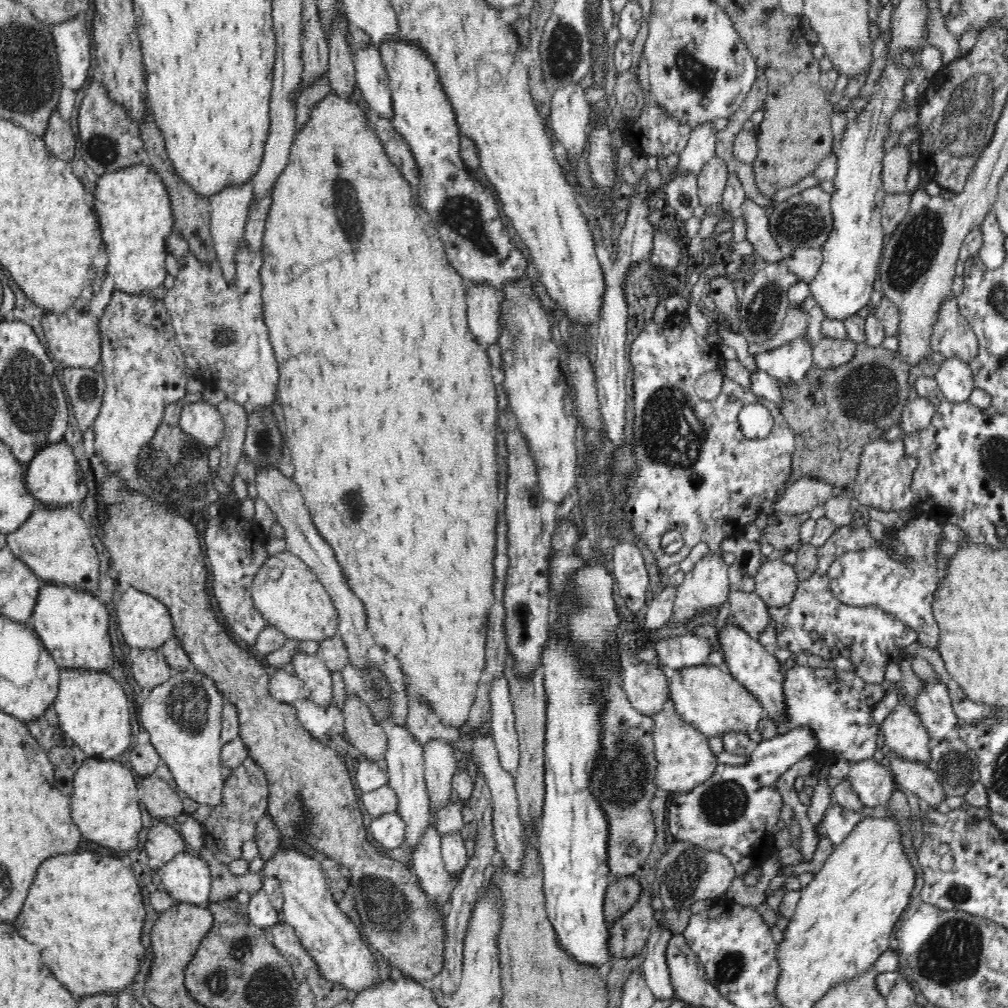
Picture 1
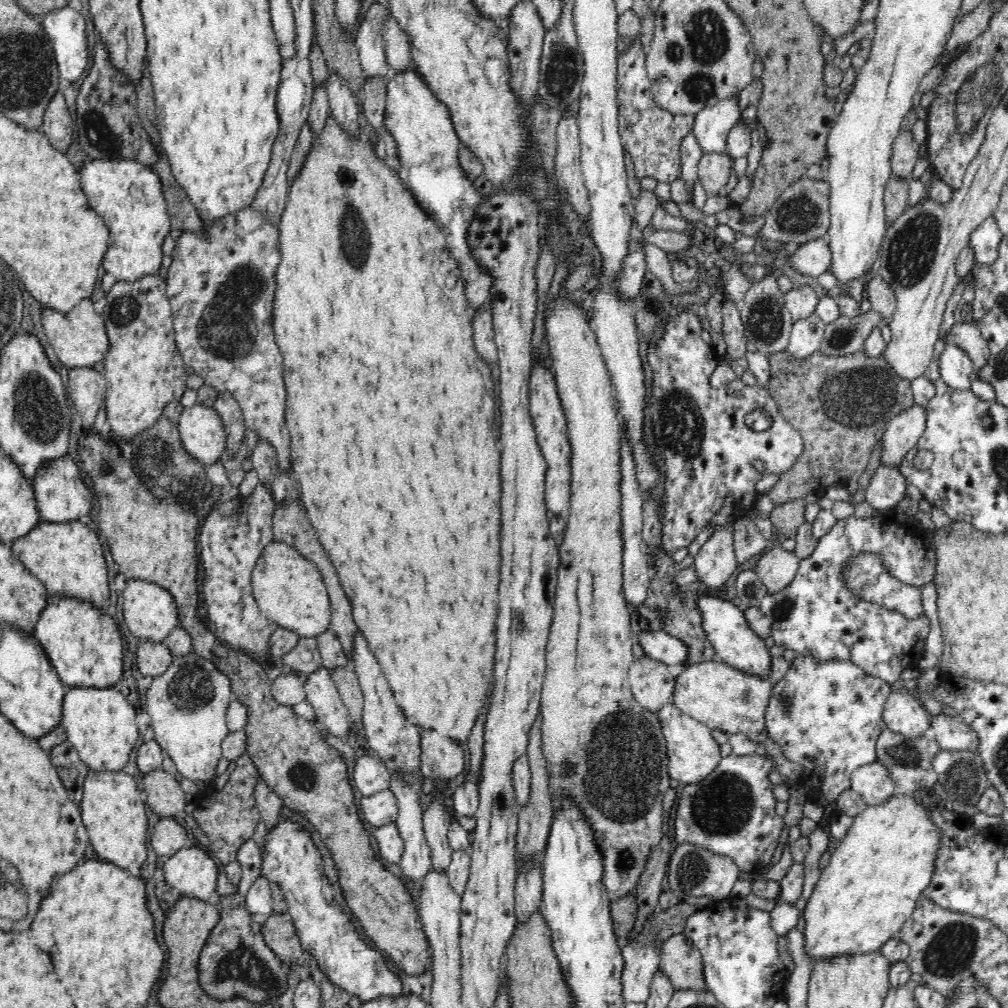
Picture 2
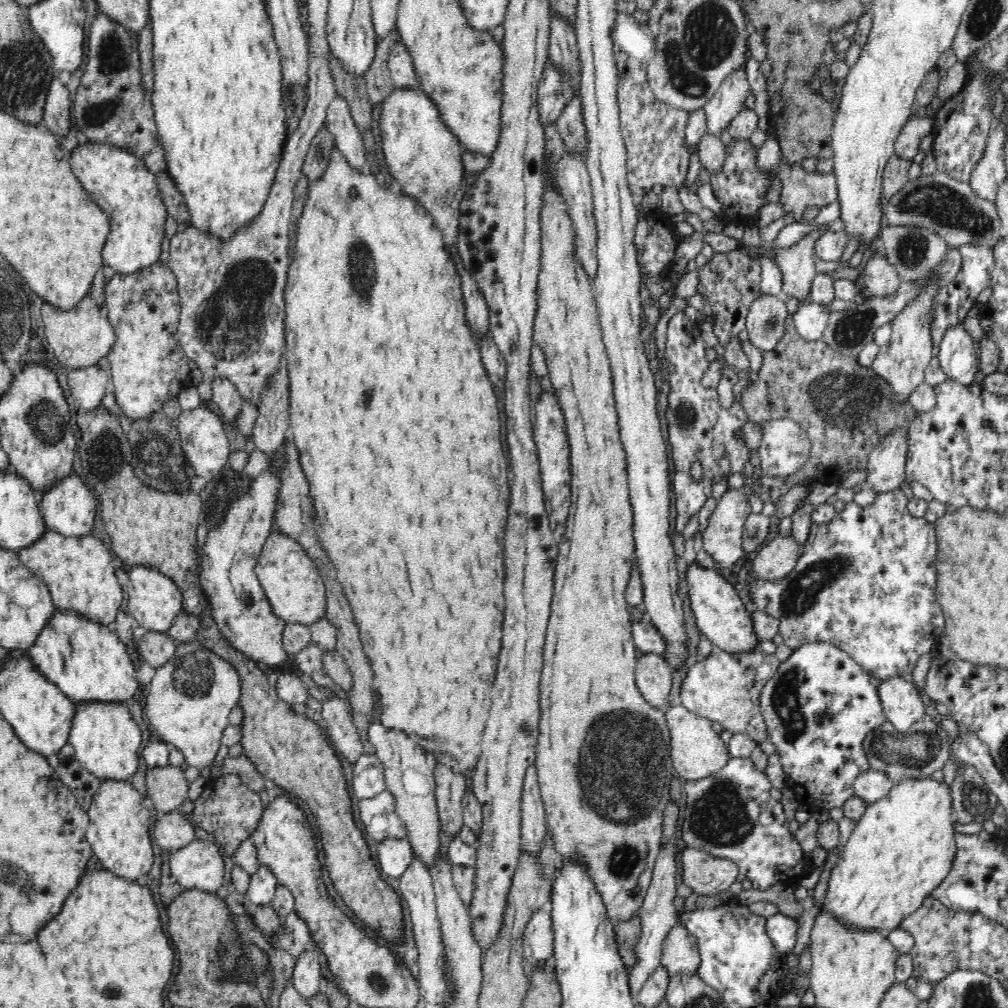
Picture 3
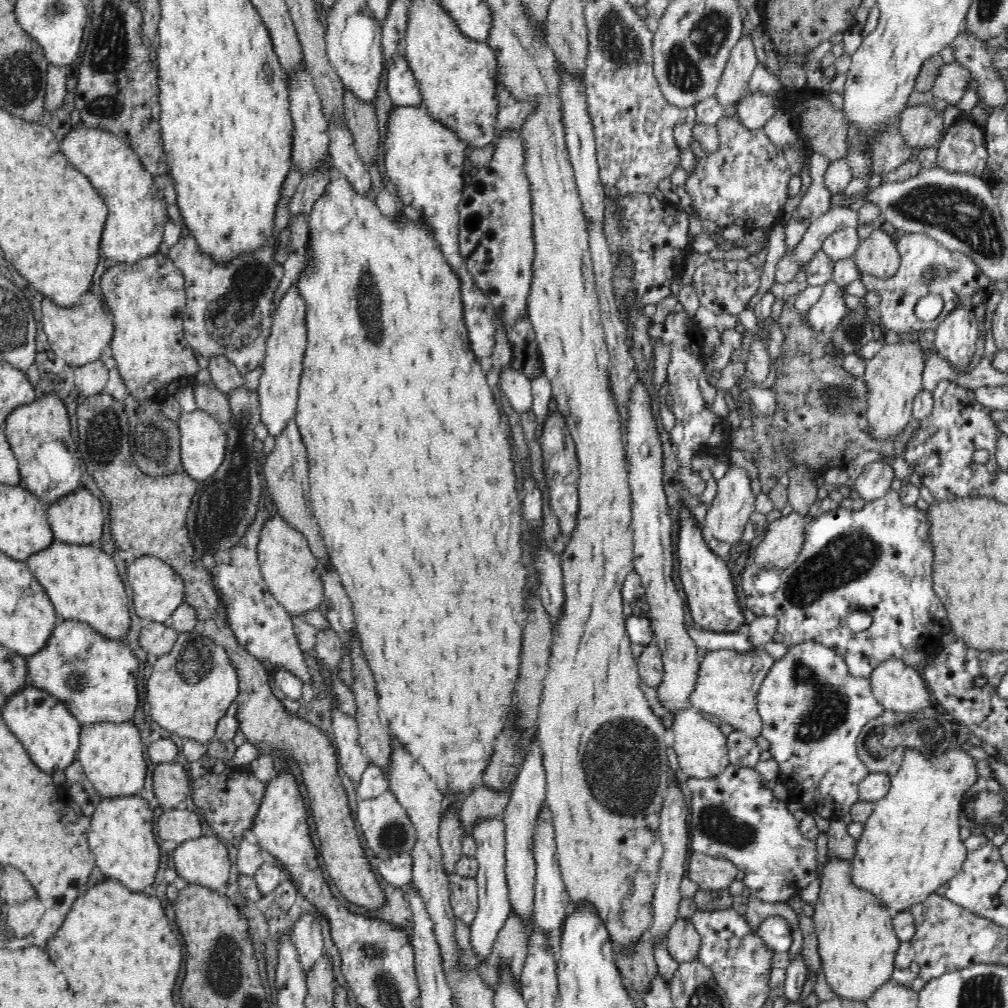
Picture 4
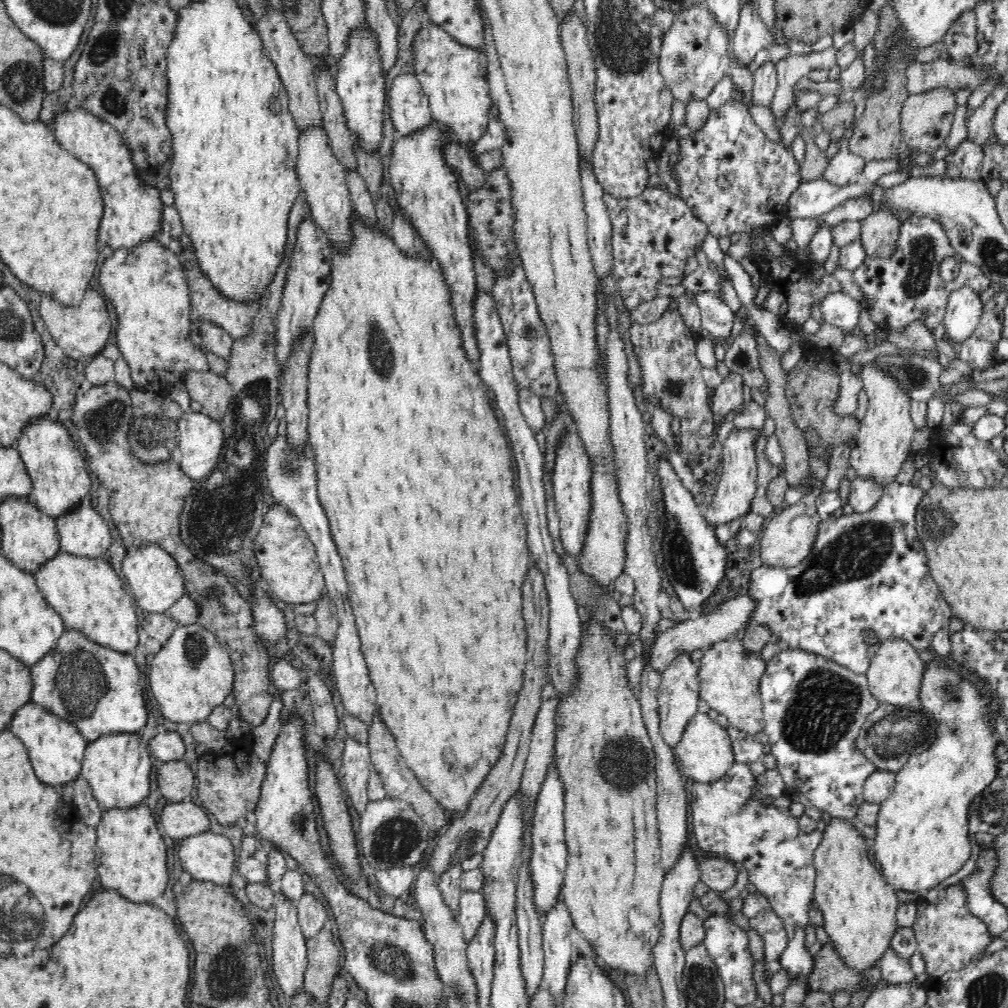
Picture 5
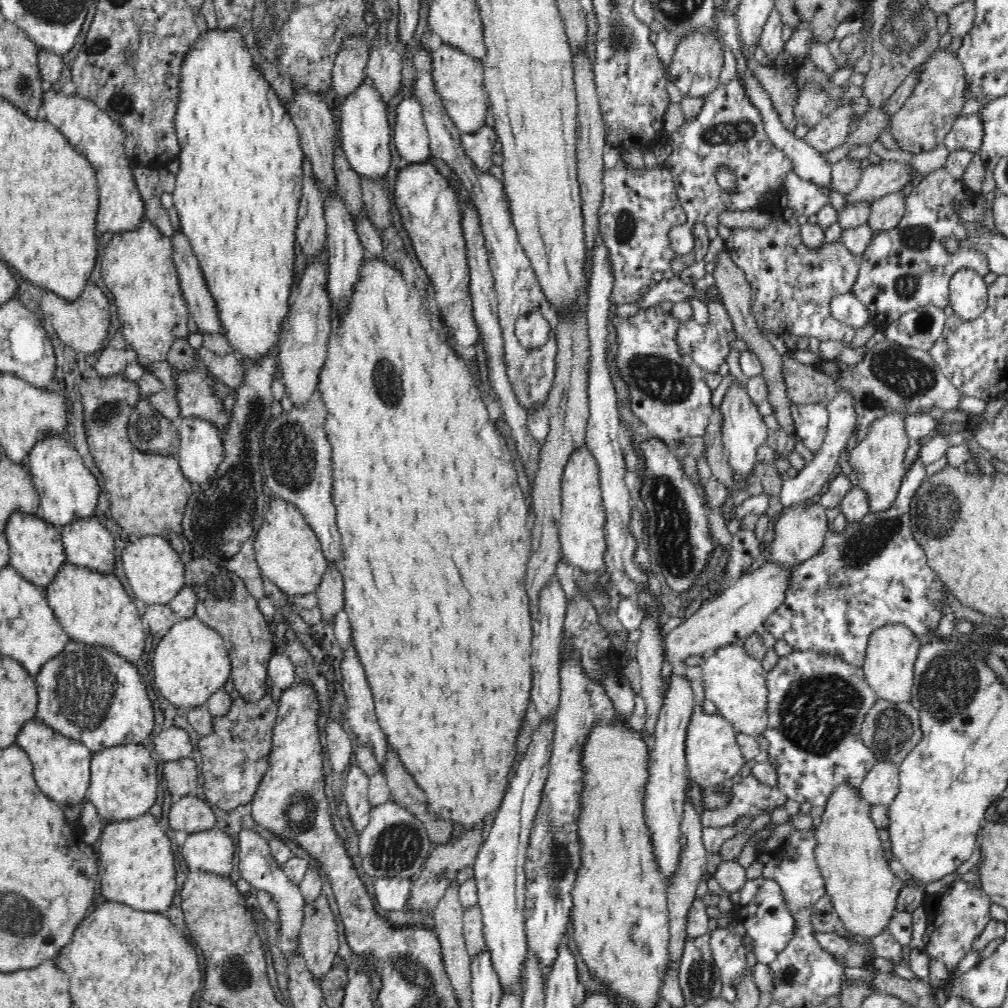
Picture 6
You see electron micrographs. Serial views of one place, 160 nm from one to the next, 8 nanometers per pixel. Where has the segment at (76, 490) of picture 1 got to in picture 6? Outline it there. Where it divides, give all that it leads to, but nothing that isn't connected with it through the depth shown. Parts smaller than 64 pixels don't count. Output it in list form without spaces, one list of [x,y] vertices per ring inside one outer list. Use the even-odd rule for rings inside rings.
[[[96,516],[62,526],[60,534],[67,562],[101,574],[113,574],[115,540]]]

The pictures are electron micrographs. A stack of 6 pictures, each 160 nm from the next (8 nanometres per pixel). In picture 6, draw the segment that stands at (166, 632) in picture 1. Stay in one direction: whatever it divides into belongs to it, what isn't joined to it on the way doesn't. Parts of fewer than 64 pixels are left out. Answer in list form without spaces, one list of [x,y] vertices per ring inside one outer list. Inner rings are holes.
[[[158,534],[140,537],[121,552],[124,572],[140,606],[168,605],[185,584],[185,564],[169,541]]]

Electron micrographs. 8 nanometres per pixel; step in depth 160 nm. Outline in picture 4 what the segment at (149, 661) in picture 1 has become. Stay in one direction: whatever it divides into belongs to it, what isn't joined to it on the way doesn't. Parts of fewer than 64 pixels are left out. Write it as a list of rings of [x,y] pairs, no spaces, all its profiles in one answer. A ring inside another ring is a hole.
[[[147,622],[141,627],[138,636],[139,652],[142,655],[155,655],[156,658],[166,656],[176,642],[178,632],[165,623]]]

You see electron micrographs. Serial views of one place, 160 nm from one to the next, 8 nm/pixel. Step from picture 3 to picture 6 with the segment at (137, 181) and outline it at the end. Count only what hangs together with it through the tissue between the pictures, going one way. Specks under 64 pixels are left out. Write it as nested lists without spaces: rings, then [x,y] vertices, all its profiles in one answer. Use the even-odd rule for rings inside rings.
[[[45,87],[42,105],[47,114],[46,120],[66,137],[76,152],[90,161],[95,170],[100,200],[98,236],[101,237],[104,232],[114,235],[136,228],[144,219],[145,204],[129,166],[130,158],[125,153],[126,135],[123,128],[92,101],[77,94],[70,97],[62,91]]]

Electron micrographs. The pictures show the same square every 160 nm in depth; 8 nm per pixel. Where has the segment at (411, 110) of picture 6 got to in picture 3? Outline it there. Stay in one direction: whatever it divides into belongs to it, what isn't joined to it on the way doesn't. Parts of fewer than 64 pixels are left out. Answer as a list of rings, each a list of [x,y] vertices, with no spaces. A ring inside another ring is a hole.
[[[400,41],[388,48],[388,68],[395,87],[418,88],[411,54]]]

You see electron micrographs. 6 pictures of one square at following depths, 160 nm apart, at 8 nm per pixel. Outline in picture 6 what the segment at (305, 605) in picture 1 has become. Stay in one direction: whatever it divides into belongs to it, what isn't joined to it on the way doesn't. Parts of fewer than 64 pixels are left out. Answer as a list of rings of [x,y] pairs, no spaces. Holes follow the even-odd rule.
[[[272,497],[265,510],[264,521],[251,544],[262,576],[270,579],[285,596],[314,593],[328,566],[318,536],[299,509],[288,501]]]

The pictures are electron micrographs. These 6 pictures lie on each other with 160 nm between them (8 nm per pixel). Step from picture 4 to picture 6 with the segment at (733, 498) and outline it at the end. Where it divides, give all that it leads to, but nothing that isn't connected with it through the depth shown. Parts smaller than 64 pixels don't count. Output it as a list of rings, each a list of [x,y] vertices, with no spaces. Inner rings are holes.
[[[733,384],[726,392],[721,404],[723,448],[728,458],[730,469],[732,469],[732,481],[734,481],[728,491],[730,491],[730,498],[733,498],[739,491],[741,492],[741,486],[753,478],[753,472],[757,464],[757,451],[766,445],[769,430],[764,424],[764,420],[762,420],[763,416],[758,412],[757,404],[750,399],[747,390],[744,390],[744,388]]]

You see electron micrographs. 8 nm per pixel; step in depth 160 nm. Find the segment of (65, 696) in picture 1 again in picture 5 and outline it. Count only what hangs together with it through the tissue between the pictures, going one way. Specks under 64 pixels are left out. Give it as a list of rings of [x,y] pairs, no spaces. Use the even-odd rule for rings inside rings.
[[[110,732],[88,743],[80,775],[91,786],[101,810],[131,808],[144,804],[150,792],[150,772],[152,772],[152,760],[148,753],[149,745],[140,739],[138,732]]]

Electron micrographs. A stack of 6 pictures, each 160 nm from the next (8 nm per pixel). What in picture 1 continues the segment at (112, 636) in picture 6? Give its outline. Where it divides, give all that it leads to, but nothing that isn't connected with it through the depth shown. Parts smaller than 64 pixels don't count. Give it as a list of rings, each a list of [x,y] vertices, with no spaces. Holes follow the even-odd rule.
[[[37,501],[33,514],[26,518],[14,532],[6,534],[7,545],[23,563],[45,582],[77,586],[82,590],[96,592],[98,588],[98,552],[92,529],[81,518],[72,504],[51,506]]]

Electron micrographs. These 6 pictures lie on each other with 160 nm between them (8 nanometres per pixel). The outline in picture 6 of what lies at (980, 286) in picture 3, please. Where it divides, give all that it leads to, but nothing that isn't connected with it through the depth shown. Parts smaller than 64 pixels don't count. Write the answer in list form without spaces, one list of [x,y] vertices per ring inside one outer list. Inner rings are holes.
[[[946,169],[933,170],[923,176],[918,187],[905,199],[905,213],[899,223],[893,229],[872,237],[864,254],[858,258],[858,276],[851,289],[868,309],[871,322],[890,324],[906,312],[926,305],[944,310],[949,304],[949,282],[953,274],[962,269],[974,269],[984,278],[989,273],[986,257],[968,247],[963,222],[950,207],[952,200],[972,202],[975,193]],[[951,236],[956,236],[959,241],[958,248],[952,253],[945,247]]]

